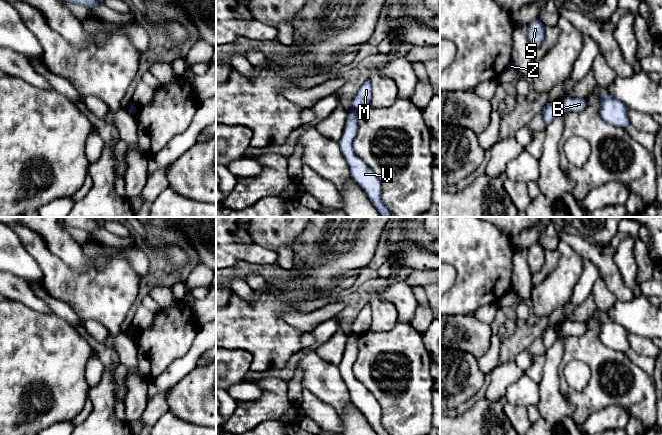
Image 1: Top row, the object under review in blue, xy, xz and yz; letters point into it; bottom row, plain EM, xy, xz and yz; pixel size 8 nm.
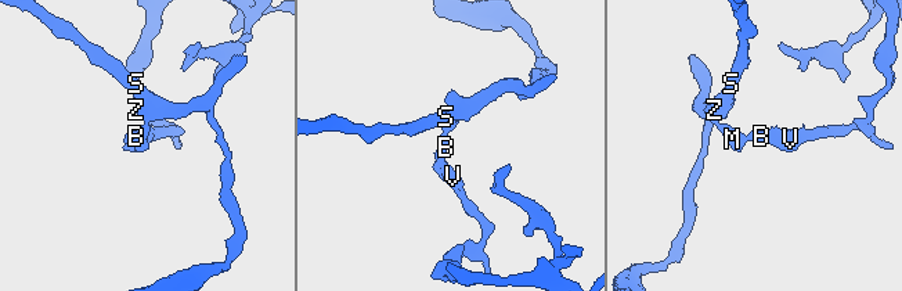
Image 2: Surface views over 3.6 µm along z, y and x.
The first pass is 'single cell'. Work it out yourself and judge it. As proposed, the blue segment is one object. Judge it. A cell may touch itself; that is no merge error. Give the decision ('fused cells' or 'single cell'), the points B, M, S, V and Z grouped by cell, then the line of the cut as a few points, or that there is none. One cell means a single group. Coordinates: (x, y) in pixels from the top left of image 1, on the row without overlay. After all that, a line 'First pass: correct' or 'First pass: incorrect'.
fused cells; B V / M S Z; cut in yz along (557, 330), (559, 335)
First pass: incorrect

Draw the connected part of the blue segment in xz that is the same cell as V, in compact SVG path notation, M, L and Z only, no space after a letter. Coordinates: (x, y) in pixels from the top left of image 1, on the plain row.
M358 336L348 338L341 363L338 365L341 377L348 389L352 404L368 419L377 435L389 435L381 421L381 407L372 393L355 377L353 364L357 358Z

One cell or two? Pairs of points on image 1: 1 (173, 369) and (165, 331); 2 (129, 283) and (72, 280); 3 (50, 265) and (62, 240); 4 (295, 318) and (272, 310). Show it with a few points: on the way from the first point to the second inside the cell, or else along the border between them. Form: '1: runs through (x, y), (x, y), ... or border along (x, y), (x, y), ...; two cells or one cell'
1: border along (190, 348), (184, 355), (176, 358), (154, 378); two cells
2: runs through (115, 283), (86, 283); one cell
3: border along (41, 236), (47, 247), (73, 270); two cells
4: border along (282, 316), (286, 322), (302, 330); two cells

